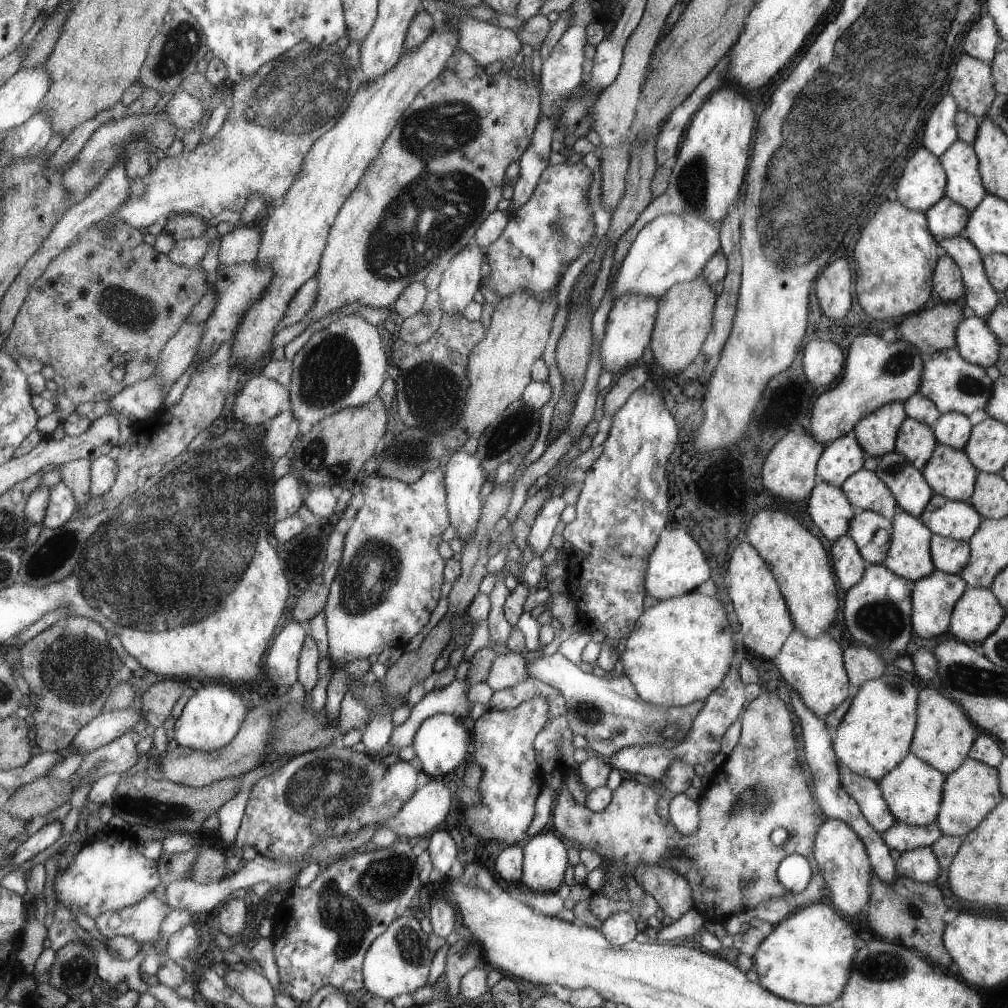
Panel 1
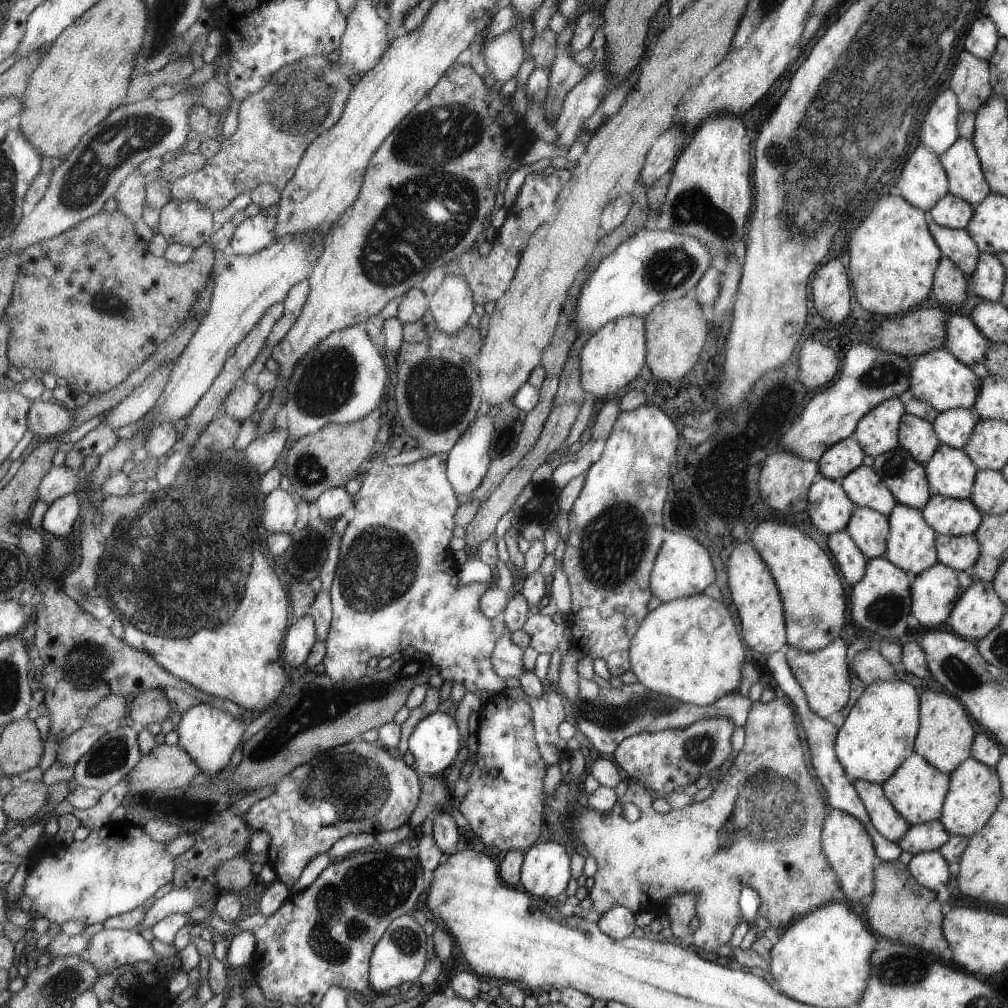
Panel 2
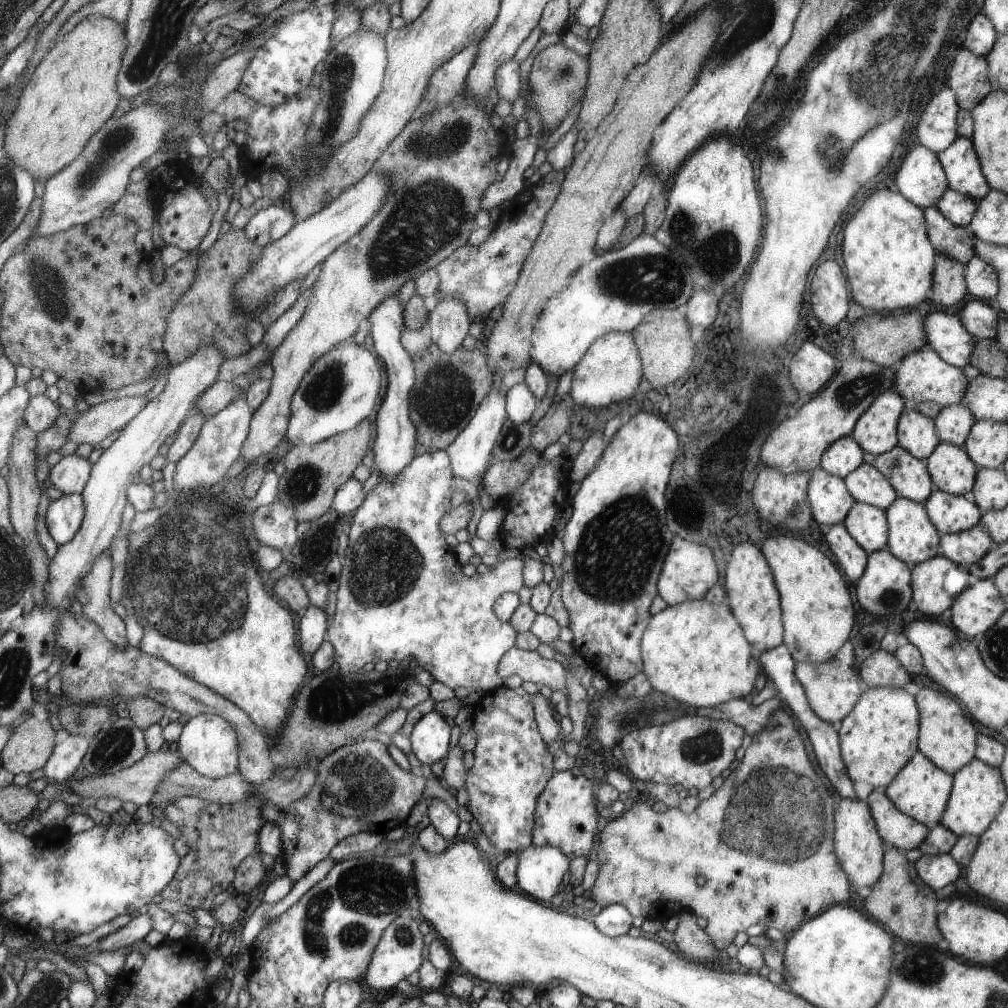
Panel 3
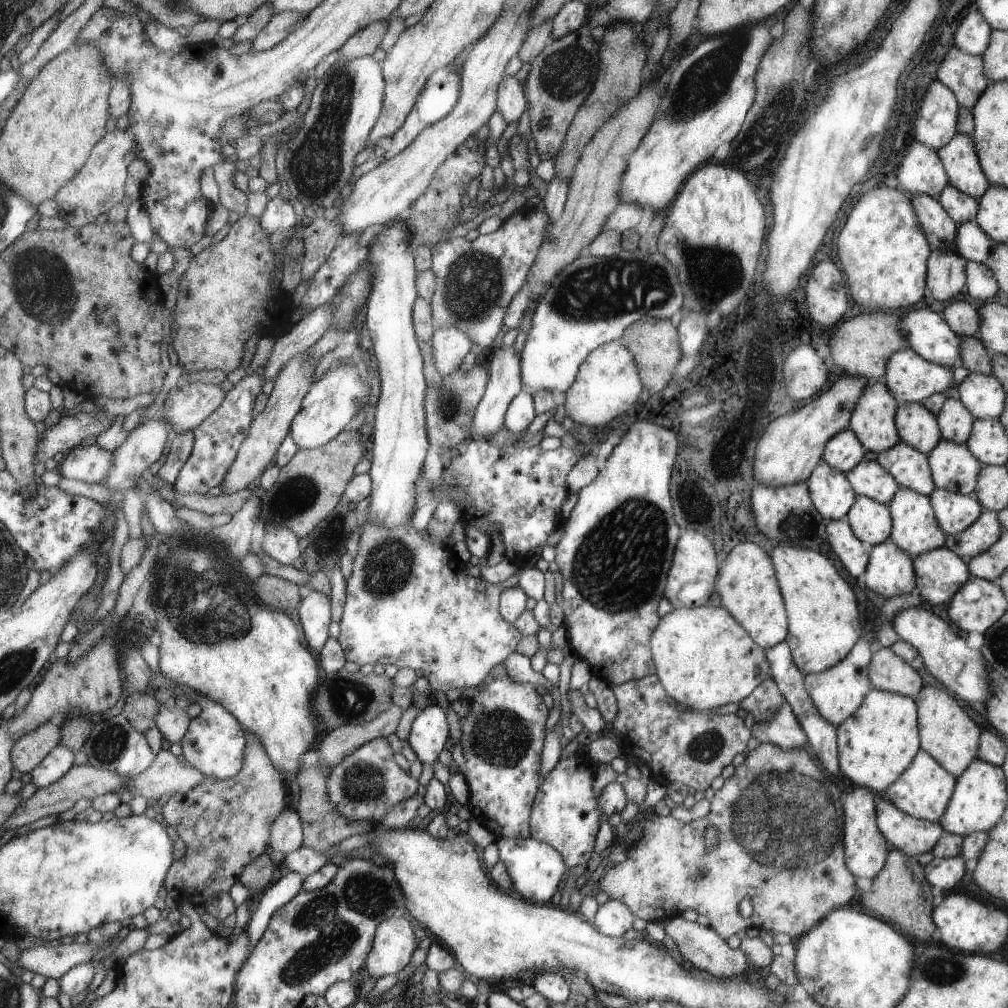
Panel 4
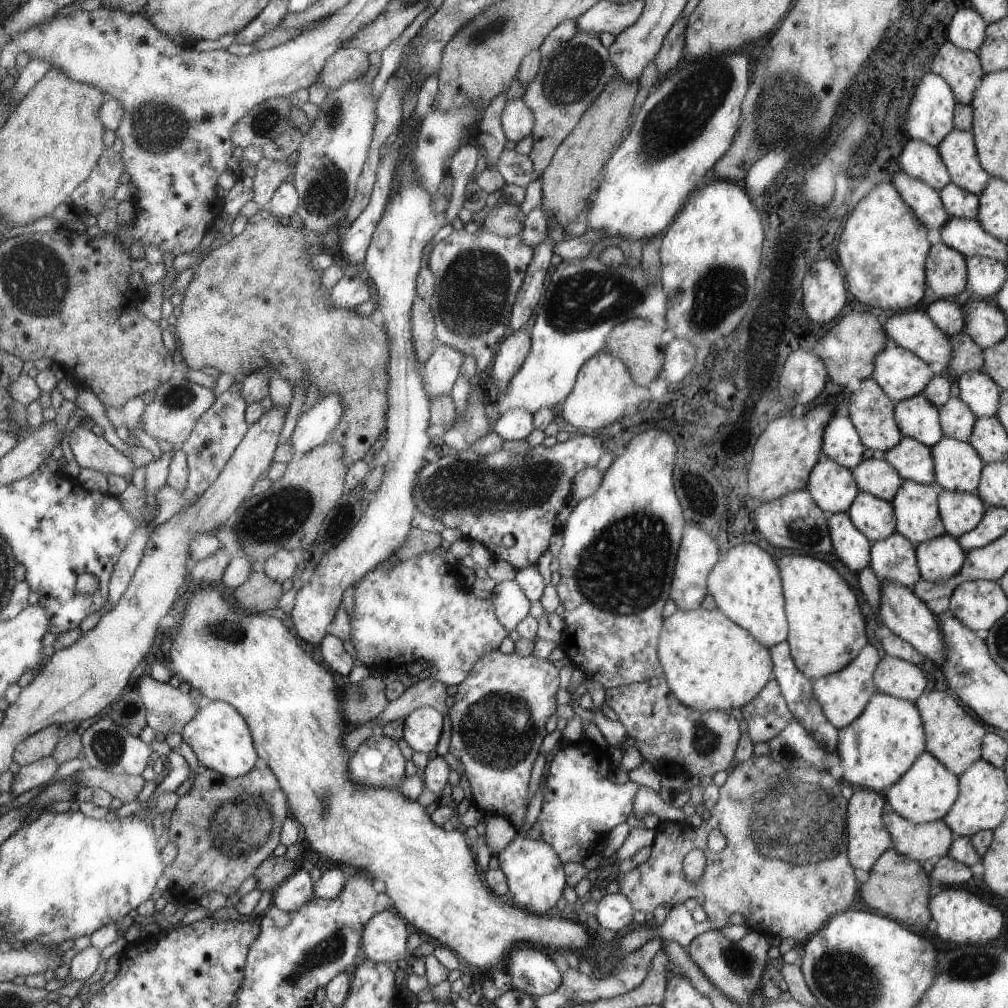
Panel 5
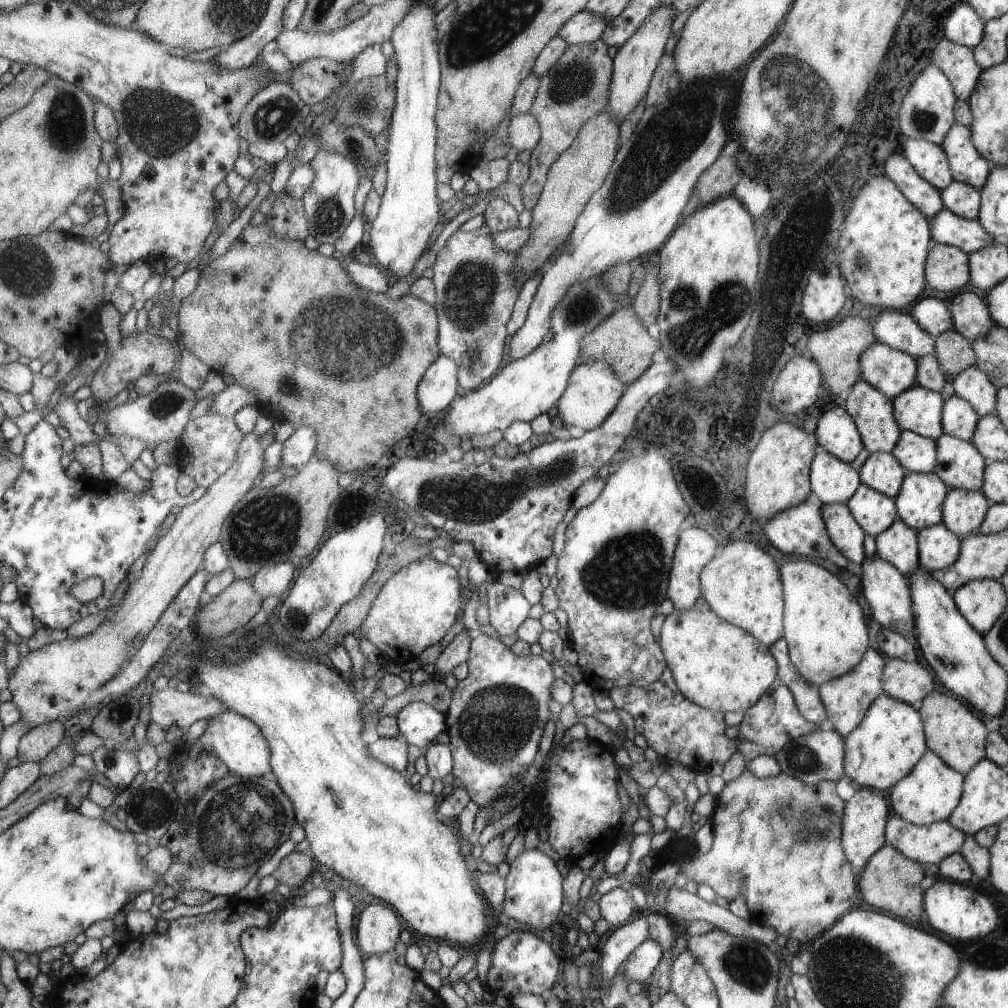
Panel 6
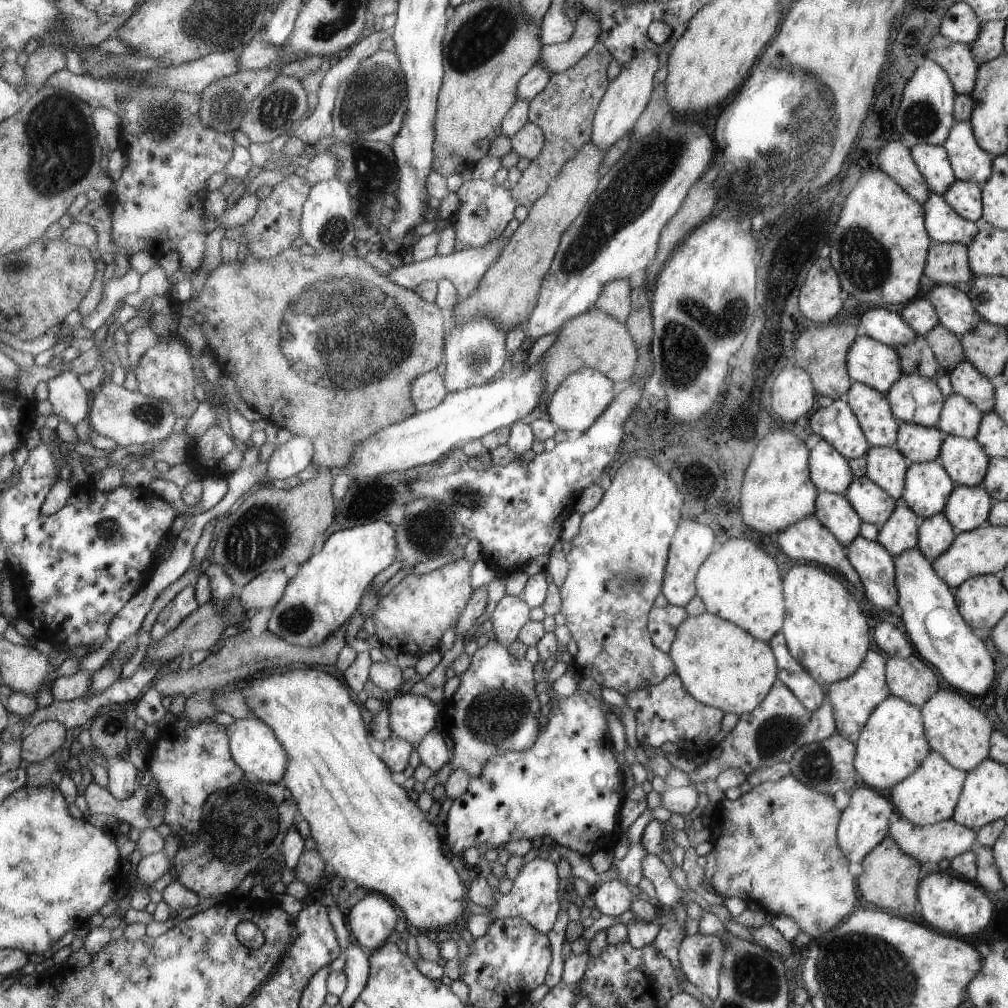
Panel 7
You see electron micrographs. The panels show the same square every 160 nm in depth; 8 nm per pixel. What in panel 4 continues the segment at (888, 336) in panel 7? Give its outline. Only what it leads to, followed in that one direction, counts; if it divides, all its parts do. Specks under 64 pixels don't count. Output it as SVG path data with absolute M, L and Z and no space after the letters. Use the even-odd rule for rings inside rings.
M912 310L903 316L898 329L909 347L921 358L950 368L958 364L960 338L931 310Z

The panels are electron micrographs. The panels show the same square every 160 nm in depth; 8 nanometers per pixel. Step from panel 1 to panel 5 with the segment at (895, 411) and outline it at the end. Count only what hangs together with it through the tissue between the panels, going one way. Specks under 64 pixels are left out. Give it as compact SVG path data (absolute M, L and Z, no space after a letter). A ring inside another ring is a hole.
M872 377L863 379L848 402L848 417L859 432L865 448L892 449L899 442L899 429L895 424L892 399L881 390Z

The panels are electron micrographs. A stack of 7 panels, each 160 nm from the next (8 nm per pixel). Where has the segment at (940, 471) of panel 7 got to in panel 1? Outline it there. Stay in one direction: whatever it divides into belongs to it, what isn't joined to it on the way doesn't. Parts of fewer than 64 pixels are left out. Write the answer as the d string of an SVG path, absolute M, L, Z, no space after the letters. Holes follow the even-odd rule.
M902 510L893 517L892 533L888 536L890 547L882 564L911 582L927 577L935 568L929 550L931 536L918 517Z

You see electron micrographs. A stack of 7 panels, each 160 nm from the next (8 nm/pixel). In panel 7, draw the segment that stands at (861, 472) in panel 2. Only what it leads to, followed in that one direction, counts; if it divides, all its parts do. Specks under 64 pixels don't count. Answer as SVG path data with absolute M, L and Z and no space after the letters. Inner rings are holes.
M873 447L865 455L865 478L879 486L892 498L901 496L903 480L912 463L894 447Z

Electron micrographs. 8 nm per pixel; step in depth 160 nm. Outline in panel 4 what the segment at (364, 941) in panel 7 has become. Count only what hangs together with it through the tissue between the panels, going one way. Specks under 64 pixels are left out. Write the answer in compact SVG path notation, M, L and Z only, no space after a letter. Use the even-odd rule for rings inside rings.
M402 916L386 918L375 927L371 948L365 959L370 977L396 974L409 962L415 950L413 928Z

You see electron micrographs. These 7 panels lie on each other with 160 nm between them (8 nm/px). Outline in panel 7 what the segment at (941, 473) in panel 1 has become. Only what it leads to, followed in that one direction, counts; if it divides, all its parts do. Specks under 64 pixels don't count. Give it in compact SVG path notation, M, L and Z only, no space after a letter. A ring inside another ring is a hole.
M947 435L938 459L955 485L983 485L989 460L974 439Z

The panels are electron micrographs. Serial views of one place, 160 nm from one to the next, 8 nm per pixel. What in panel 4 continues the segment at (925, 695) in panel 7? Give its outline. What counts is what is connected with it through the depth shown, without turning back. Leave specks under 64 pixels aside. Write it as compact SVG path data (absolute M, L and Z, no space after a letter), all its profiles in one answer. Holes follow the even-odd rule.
M879 646L868 664L873 689L914 697L921 690L921 678L908 662L889 647Z

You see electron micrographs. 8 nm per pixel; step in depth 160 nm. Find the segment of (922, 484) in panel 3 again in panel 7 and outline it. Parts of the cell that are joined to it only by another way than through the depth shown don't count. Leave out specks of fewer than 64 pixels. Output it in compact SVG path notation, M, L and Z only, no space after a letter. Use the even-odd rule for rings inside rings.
M901 422L895 448L913 463L931 462L939 458L946 434L936 427L925 428Z

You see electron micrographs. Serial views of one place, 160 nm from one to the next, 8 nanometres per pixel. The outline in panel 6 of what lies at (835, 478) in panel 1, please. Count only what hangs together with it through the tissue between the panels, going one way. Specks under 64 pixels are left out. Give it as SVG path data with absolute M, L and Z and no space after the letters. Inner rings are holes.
M839 405L823 412L812 423L821 448L843 462L850 463L863 448L863 439L857 430L855 420Z

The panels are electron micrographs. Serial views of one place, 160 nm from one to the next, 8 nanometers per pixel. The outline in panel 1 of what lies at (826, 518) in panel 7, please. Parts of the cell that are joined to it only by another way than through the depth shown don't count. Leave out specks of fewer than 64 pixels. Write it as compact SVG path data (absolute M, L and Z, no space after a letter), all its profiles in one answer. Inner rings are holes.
M845 534L831 543L830 553L837 584L845 591L851 589L864 576L867 567L867 563L860 555L859 547Z

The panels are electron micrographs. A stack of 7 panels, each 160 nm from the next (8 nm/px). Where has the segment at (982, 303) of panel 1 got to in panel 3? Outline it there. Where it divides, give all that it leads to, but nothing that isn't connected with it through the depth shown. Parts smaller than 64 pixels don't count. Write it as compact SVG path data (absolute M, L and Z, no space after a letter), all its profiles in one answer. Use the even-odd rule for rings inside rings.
M936 206L924 209L929 242L936 254L949 254L952 259L965 264L974 254L972 237L965 232L964 227L951 224Z

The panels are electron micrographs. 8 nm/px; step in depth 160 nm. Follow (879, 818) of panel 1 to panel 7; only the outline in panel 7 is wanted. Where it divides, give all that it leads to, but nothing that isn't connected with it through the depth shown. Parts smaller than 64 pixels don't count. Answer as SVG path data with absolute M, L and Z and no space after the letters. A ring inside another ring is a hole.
M899 817L889 823L889 837L896 841L897 846L900 846L905 854L920 859L922 863L937 863L943 858L950 861L953 857L972 850L973 846L975 846L976 831L969 830L968 827L953 822L952 818L933 823L932 825L917 826L910 823L907 819Z

